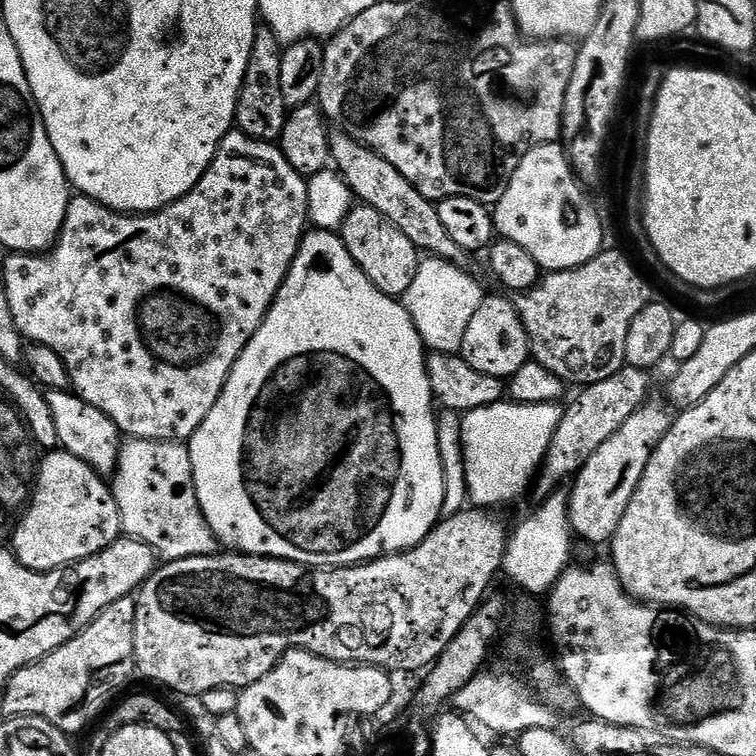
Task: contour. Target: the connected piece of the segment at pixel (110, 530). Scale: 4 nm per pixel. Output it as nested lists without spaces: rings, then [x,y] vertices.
[[[52,450],[45,456],[38,464],[30,503],[10,540],[22,566],[35,572],[76,564],[106,550],[122,536],[118,502],[109,481],[69,452]]]

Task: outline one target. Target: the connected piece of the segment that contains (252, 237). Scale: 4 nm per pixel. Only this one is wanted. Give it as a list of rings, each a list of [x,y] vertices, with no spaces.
[[[233,130],[226,134],[226,138],[222,138],[206,174],[202,174],[200,181],[185,196],[156,212],[125,214],[102,206],[89,196],[73,195],[68,202],[60,237],[47,252],[14,252],[5,255],[2,283],[6,288],[6,302],[21,337],[34,344],[50,346],[50,350],[54,350],[66,366],[71,391],[90,402],[90,406],[102,410],[102,414],[106,414],[106,418],[110,418],[110,422],[114,422],[114,426],[125,437],[133,440],[187,442],[192,439],[198,426],[206,422],[206,414],[214,410],[214,402],[218,402],[230,370],[266,318],[272,300],[278,294],[298,254],[300,242],[304,239],[309,224],[308,180],[300,176],[298,170],[290,166],[290,162],[286,162],[275,143],[255,140]]]

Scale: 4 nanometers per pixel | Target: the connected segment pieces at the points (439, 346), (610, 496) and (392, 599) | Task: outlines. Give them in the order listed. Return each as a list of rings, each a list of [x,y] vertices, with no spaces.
[[[436,257],[421,259],[418,274],[402,297],[404,308],[411,316],[425,347],[429,351],[457,353],[467,326],[484,300],[485,291],[463,267]]]
[[[645,403],[643,408],[630,414],[630,418],[622,422],[622,430],[606,438],[606,442],[594,450],[594,454],[571,481],[572,492],[567,493],[568,517],[573,533],[579,539],[581,536],[592,544],[607,545],[614,538],[622,522],[622,514],[626,514],[626,506],[630,506],[630,498],[634,498],[638,482],[642,482],[642,474],[650,462],[652,452],[672,428],[673,413],[667,407],[659,408],[652,403]]]
[[[465,510],[445,516],[440,523],[432,529],[430,535],[418,546],[409,548],[407,552],[380,556],[376,560],[369,560],[362,564],[353,564],[346,568],[309,568],[306,564],[279,560],[269,556],[245,556],[231,550],[221,551],[214,556],[199,556],[185,560],[169,560],[161,563],[156,571],[140,585],[135,593],[136,617],[134,618],[134,654],[136,655],[135,671],[140,672],[148,680],[177,692],[180,696],[196,696],[202,698],[206,690],[219,688],[234,688],[243,690],[249,688],[254,682],[261,680],[276,666],[288,652],[303,650],[333,660],[336,664],[354,664],[370,668],[382,668],[396,672],[416,672],[427,669],[435,664],[436,660],[446,650],[450,638],[462,630],[464,623],[473,616],[482,601],[489,595],[488,587],[492,579],[504,567],[504,555],[508,549],[509,529],[504,529],[502,521],[488,510]]]

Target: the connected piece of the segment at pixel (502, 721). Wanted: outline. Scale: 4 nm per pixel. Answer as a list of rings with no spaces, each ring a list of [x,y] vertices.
[[[487,672],[474,677],[470,682],[466,682],[466,686],[462,686],[462,690],[458,690],[454,708],[459,715],[467,718],[473,725],[481,724],[500,736],[512,738],[519,737],[520,733],[526,730],[557,727],[558,713],[537,698],[533,689],[526,686],[523,679],[520,681],[508,672]]]

